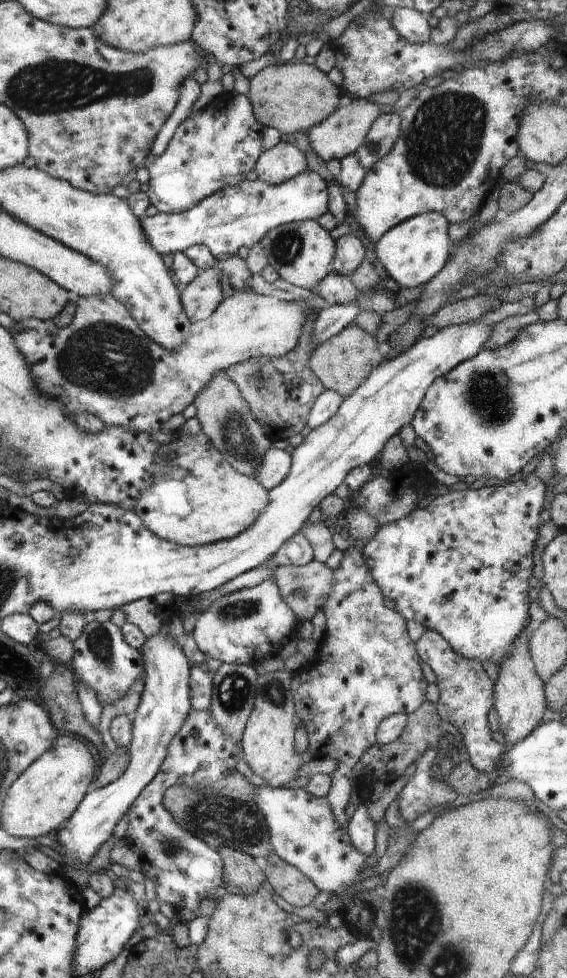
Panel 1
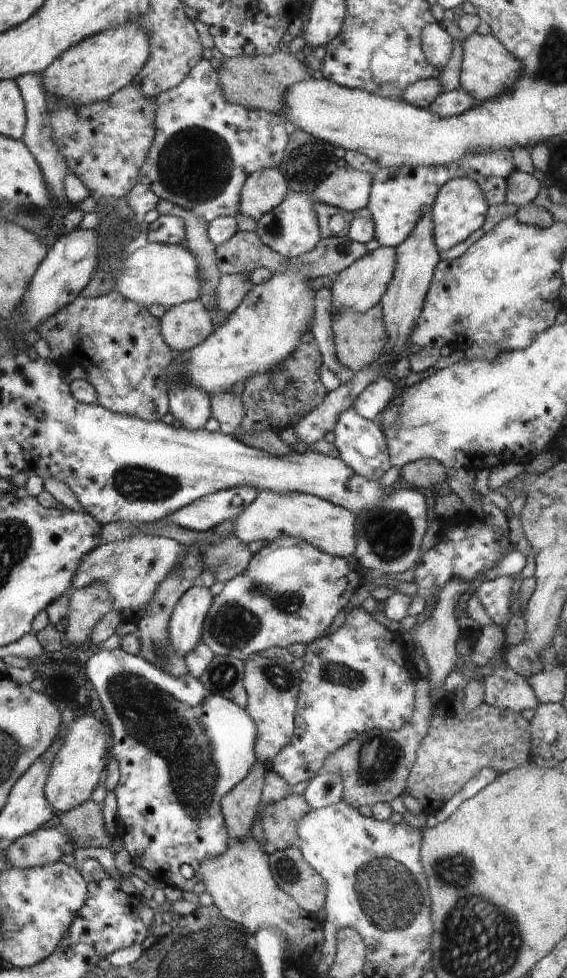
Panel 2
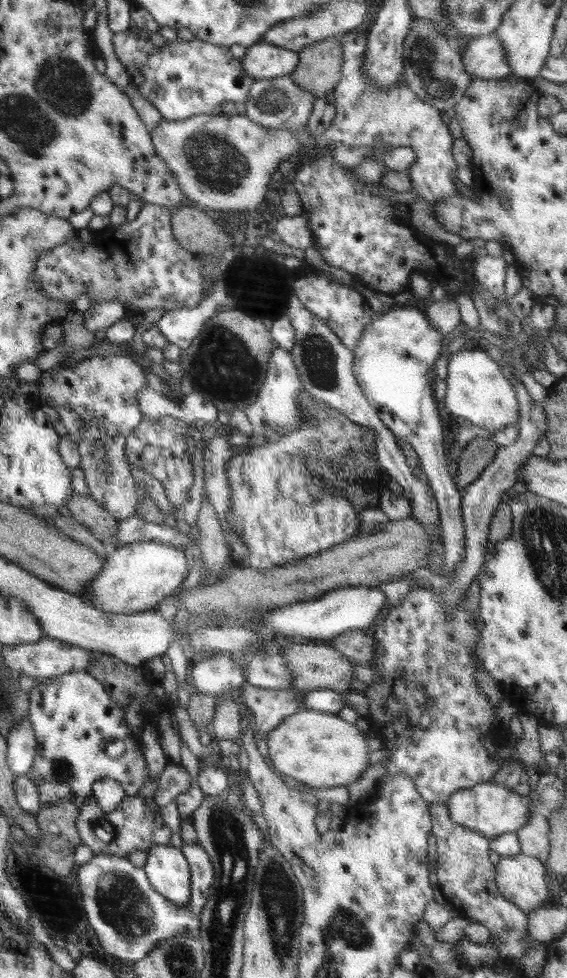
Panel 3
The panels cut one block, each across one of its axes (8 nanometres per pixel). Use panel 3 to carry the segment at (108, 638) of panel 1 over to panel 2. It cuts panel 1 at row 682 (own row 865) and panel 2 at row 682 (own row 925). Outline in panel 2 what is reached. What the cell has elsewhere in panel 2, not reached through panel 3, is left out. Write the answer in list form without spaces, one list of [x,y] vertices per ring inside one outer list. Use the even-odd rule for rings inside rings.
[[[121,648],[115,650],[99,649],[96,654],[92,654],[88,658],[84,666],[87,681],[100,699],[104,712],[110,721],[110,725],[112,725],[110,726],[112,729],[112,757],[119,763],[119,782],[114,788],[113,794],[117,801],[117,821],[122,822],[124,827],[126,827],[124,828],[124,834],[122,834],[122,842],[124,844],[132,844],[132,846],[148,844],[142,854],[136,854],[140,860],[133,861],[134,864],[139,863],[140,866],[144,866],[144,870],[148,872],[152,884],[174,887],[189,895],[191,891],[194,891],[194,886],[198,882],[203,882],[201,872],[203,863],[221,856],[230,846],[231,841],[227,836],[221,810],[221,799],[228,792],[231,792],[236,787],[236,784],[239,784],[248,776],[250,770],[257,762],[255,745],[258,734],[255,723],[244,708],[237,706],[234,702],[224,698],[224,696],[208,692],[202,687],[199,680],[193,678],[189,673],[181,676],[167,674],[166,671],[158,666],[148,663],[146,659],[130,655],[128,652],[121,650]],[[182,864],[187,864],[194,871],[194,876],[190,880],[184,878],[180,873]]]

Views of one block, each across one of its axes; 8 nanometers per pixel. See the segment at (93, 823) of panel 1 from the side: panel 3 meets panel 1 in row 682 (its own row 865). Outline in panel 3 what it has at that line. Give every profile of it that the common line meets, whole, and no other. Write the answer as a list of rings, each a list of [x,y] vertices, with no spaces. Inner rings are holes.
[[[158,845],[147,851],[148,859],[144,869],[147,871],[148,880],[151,885],[162,896],[177,905],[189,902],[191,897],[191,870],[187,860],[180,849],[173,845]]]

